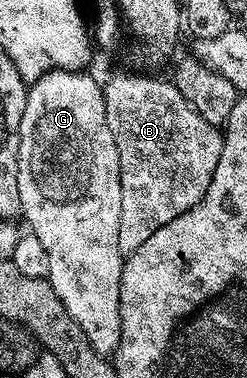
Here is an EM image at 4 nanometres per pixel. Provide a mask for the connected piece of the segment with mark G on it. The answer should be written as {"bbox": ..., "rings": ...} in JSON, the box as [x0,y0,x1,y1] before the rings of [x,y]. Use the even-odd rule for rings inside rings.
{"bbox":[18,69,126,355],"rings":[[[51,69],[37,81],[28,85],[26,111],[22,111],[20,138],[18,139],[18,199],[23,220],[28,220],[27,228],[42,243],[46,256],[50,259],[50,271],[46,280],[52,284],[58,299],[70,311],[74,323],[86,331],[86,339],[90,339],[90,347],[102,355],[115,354],[120,342],[120,288],[122,287],[122,267],[126,254],[118,247],[118,215],[122,215],[122,179],[120,178],[120,152],[118,143],[114,143],[114,135],[110,135],[110,123],[106,123],[106,103],[104,90],[99,80],[95,81],[88,71],[71,69]]]}

